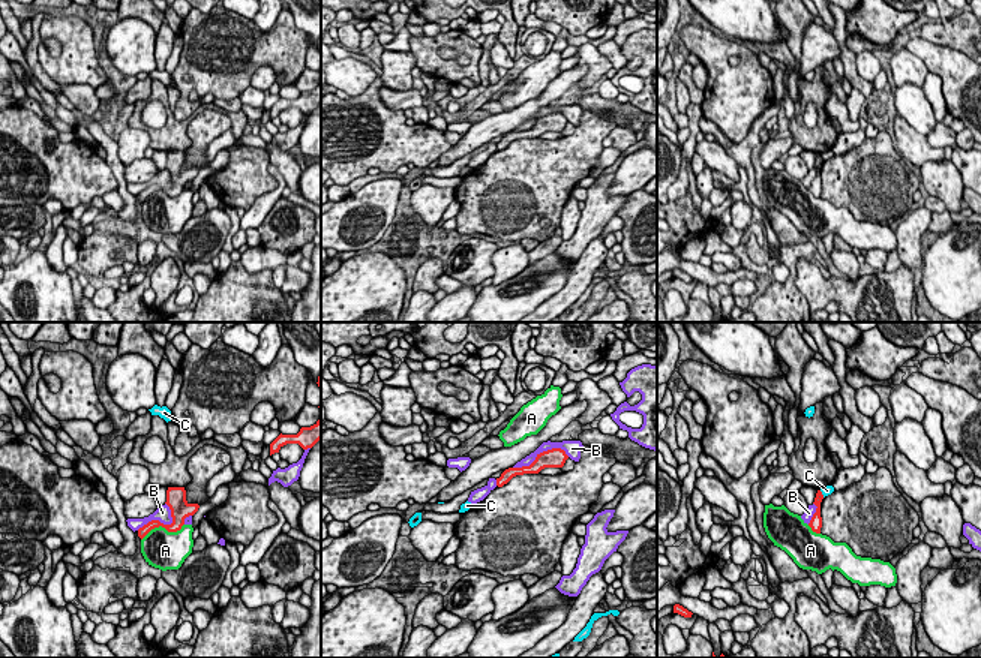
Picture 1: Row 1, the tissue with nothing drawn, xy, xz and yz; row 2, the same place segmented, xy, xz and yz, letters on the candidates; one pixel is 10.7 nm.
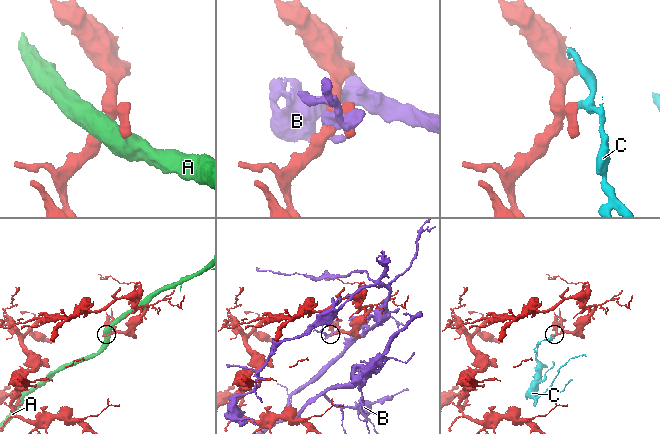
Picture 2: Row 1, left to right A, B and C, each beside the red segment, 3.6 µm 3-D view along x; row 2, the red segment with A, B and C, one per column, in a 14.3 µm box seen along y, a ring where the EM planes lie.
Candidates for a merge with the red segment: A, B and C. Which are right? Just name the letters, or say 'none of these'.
none of these

